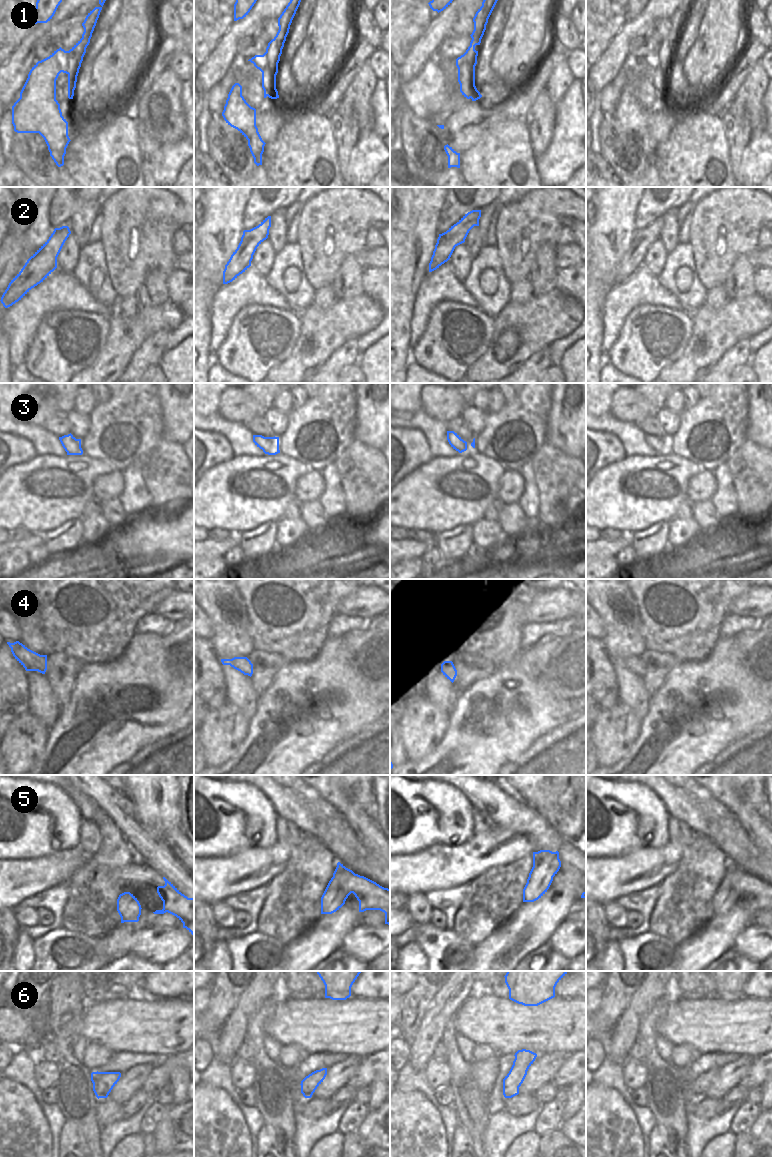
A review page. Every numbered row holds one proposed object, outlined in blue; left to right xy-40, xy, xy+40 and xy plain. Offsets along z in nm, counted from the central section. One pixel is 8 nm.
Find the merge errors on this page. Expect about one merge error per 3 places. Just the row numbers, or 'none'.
1, 5

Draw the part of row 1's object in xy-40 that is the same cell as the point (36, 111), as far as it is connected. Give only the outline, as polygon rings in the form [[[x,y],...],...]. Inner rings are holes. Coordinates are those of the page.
[[[60,47],[32,67],[20,98],[12,106],[14,131],[39,133],[58,167],[64,165],[66,148],[71,141],[68,122],[56,100],[56,80],[61,72],[68,73],[68,51]]]

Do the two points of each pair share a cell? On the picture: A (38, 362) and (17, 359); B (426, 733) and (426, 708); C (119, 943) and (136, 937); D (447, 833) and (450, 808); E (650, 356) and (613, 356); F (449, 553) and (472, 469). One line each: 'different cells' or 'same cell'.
A: different cells
B: same cell
C: different cells
D: same cell
E: same cell
F: different cells

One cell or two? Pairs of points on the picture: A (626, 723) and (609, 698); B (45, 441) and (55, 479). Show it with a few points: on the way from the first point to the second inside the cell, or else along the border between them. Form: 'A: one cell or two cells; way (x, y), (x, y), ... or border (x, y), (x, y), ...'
A: two cells; border (618, 700), (596, 720)
B: two cells; border (37, 454), (67, 455)

